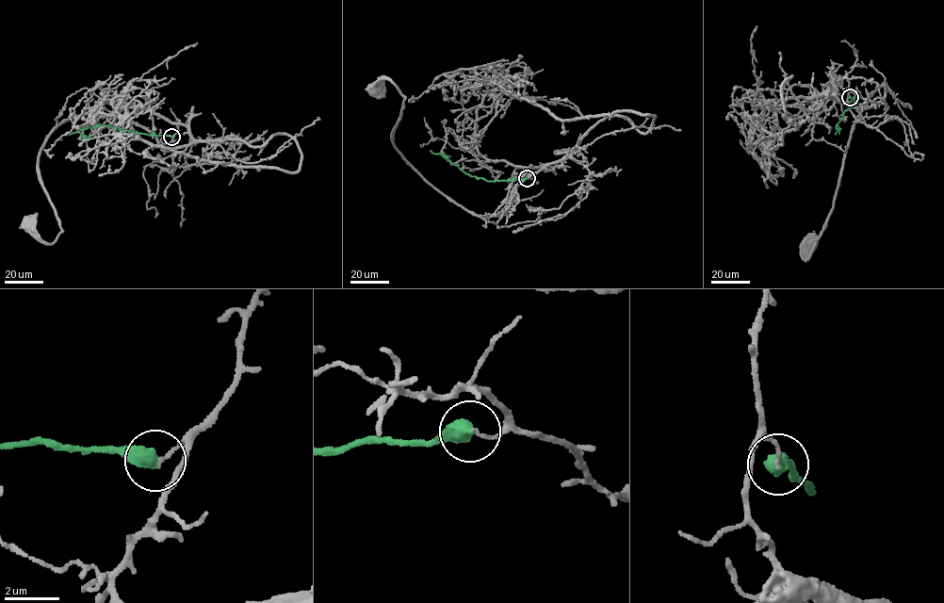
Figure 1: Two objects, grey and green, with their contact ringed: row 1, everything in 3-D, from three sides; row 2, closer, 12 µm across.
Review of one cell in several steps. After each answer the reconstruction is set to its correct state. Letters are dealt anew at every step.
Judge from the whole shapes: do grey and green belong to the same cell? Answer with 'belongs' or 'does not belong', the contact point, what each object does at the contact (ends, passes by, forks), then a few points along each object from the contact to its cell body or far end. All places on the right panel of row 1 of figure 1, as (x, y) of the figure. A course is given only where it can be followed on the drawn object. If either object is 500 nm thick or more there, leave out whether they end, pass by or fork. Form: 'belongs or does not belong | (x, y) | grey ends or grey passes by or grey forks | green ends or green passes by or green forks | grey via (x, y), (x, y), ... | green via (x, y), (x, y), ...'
does not belong | (850, 97) | grey via (849, 97), (849, 109), (865, 108), (887, 86), (854, 124), (833, 209), (805, 260), (808, 248) | green via (849, 97), (855, 104), (845, 110), (836, 128), (839, 129), (838, 125)

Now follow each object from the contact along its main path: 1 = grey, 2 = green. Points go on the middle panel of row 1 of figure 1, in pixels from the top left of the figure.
1: (527, 178), (507, 212), (469, 213), (395, 147), (404, 98), (387, 79), (373, 86)
2: (526, 178), (489, 181), (472, 176), (440, 154), (450, 156)

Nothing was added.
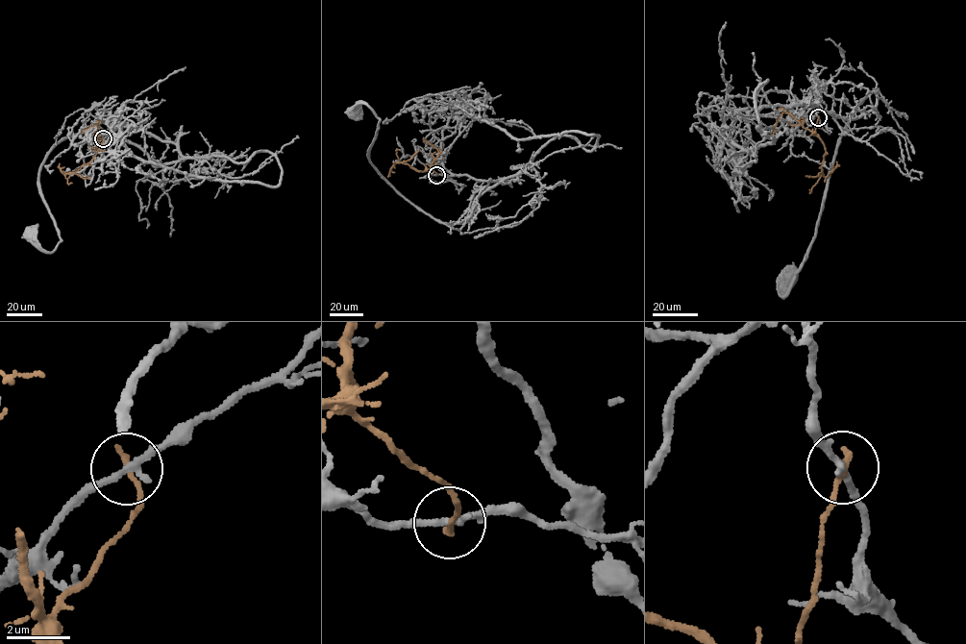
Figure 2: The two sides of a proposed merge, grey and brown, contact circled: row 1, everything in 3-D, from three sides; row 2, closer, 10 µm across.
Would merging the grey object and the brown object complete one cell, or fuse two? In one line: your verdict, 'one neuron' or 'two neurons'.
two neurons

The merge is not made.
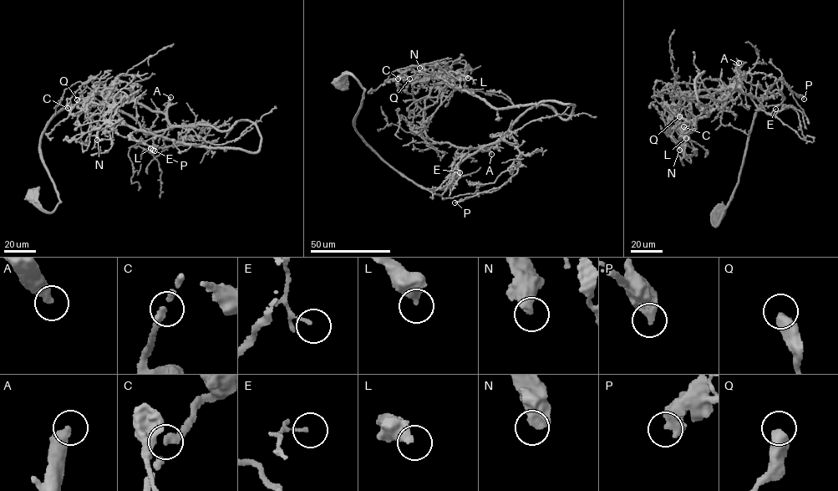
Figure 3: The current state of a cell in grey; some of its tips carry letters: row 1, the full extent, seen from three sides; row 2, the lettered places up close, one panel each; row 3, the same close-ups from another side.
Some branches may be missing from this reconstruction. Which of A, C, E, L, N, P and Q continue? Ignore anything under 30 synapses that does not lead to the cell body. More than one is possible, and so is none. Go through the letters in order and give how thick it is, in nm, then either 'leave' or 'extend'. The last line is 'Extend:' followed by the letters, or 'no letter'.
A: 460 nm thick; extend
C: 200 nm thick; leave
E: 80 nm thick; leave
L: 440 nm thick; leave
N: 600 nm thick; leave
P: 440 nm thick; leave
Q: 500 nm thick; leave
Extend: A

